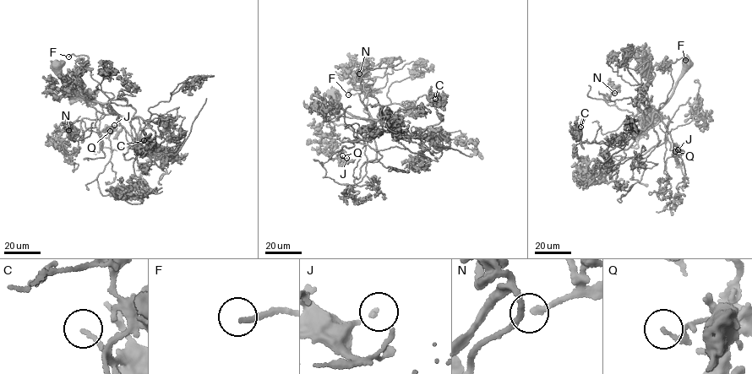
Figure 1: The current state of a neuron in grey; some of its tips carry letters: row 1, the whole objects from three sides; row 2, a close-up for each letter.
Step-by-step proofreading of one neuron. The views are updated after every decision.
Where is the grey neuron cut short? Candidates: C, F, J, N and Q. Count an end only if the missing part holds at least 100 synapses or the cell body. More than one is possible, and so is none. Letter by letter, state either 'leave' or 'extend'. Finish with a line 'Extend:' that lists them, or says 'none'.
C: extend
F: leave
J: leave
N: extend
Q: leave
Extend: C, N

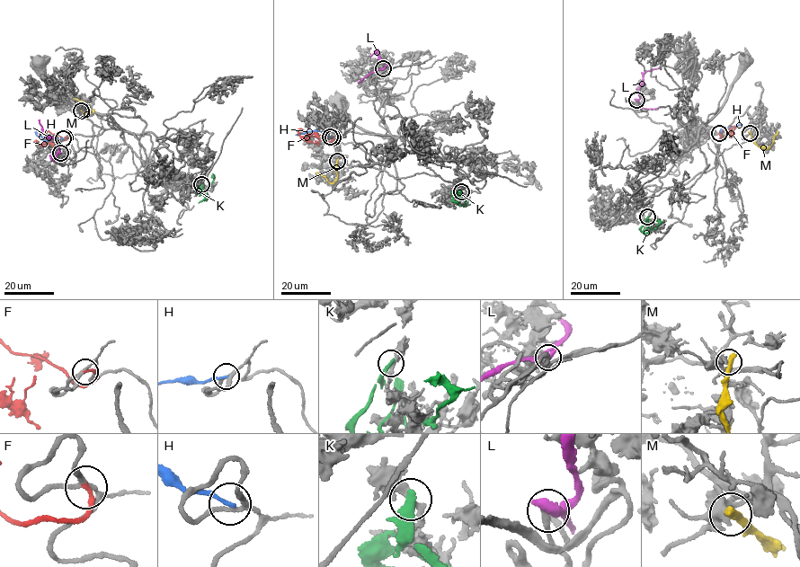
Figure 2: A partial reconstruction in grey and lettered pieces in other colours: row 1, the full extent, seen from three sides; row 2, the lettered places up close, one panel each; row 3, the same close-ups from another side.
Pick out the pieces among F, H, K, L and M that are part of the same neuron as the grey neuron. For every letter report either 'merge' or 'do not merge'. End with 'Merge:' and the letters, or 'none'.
F: merge
H: do not merge
K: do not merge
L: do not merge
M: do not merge
Merge: F

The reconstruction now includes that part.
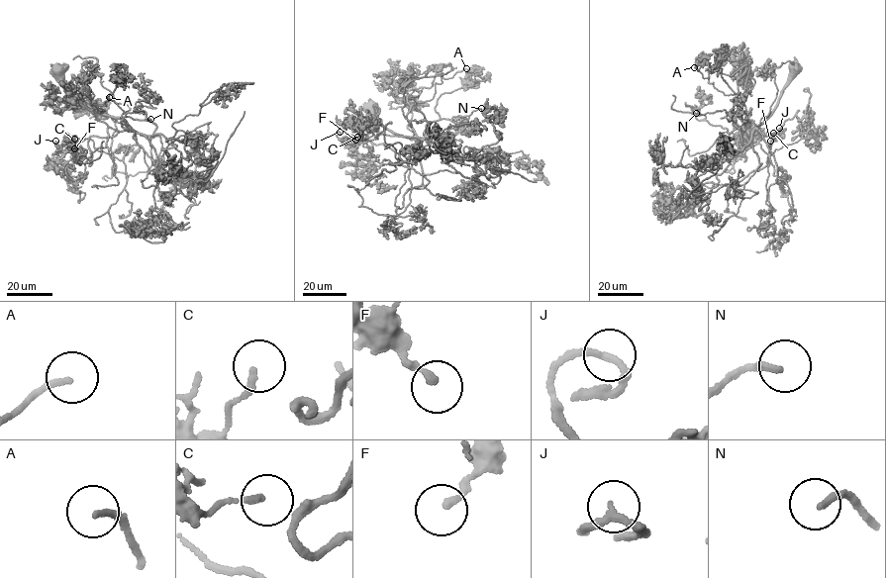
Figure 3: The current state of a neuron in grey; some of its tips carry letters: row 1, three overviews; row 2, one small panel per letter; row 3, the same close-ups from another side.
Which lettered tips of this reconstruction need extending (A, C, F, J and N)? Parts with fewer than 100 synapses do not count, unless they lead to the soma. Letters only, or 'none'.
A, N

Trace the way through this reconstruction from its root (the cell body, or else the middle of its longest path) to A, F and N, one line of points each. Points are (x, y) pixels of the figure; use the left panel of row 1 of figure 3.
A: (57, 68), (80, 101), (122, 119), (130, 131), (95, 119), (93, 109), (105, 111), (96, 105), (109, 97)
F: (57, 68), (80, 101), (122, 119), (137, 143), (120, 160), (66, 133), (62, 142), (74, 148)
N: (57, 68), (80, 101), (122, 119), (127, 131), (121, 122), (128, 113), (144, 111), (150, 119)

